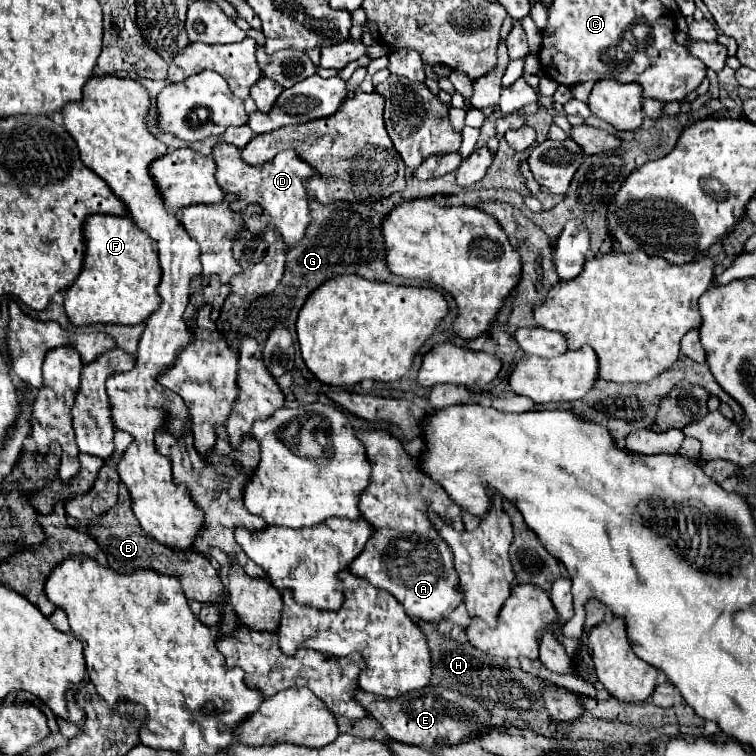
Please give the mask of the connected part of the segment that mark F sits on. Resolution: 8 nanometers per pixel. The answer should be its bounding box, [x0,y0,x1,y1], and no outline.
[65,215,161,325]

